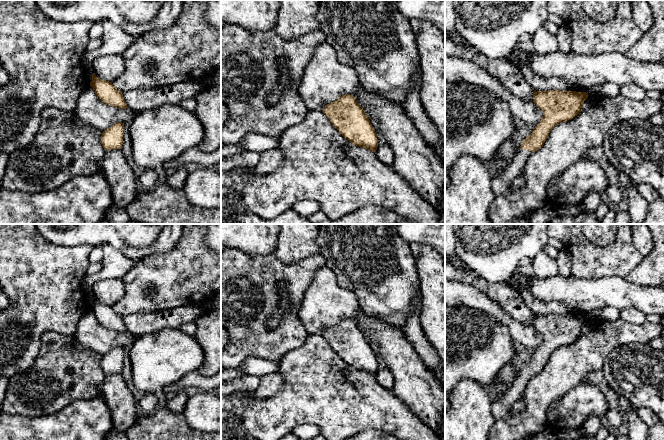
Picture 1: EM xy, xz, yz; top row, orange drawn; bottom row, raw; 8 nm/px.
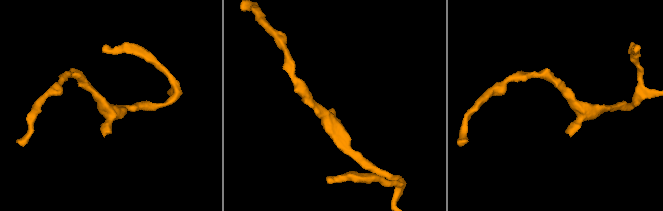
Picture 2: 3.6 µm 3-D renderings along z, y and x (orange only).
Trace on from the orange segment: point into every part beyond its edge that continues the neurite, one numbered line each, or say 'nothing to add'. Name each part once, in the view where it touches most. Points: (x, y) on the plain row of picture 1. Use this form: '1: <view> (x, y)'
1: yz (501, 407)

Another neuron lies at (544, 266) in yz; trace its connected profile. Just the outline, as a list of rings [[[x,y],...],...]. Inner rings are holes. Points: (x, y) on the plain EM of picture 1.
[[[540,251],[532,260],[535,277],[545,279],[558,275],[556,258],[546,255]]]

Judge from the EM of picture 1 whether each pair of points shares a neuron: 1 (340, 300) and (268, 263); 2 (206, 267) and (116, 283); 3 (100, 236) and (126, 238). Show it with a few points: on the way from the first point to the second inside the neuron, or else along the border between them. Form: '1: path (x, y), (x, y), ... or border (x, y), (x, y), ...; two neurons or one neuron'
1: border (324, 265), (316, 270), (299, 305); two neurons
2: border (122, 278), (124, 293), (113, 304); two neurons
3: path (106, 236), (120, 236); one neuron

